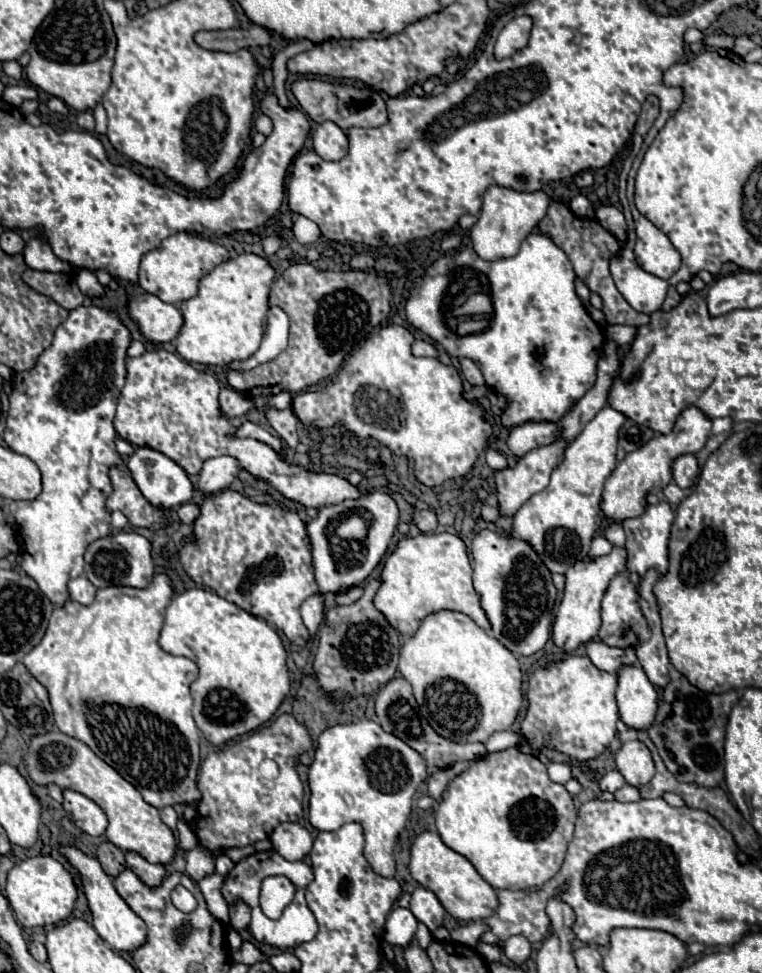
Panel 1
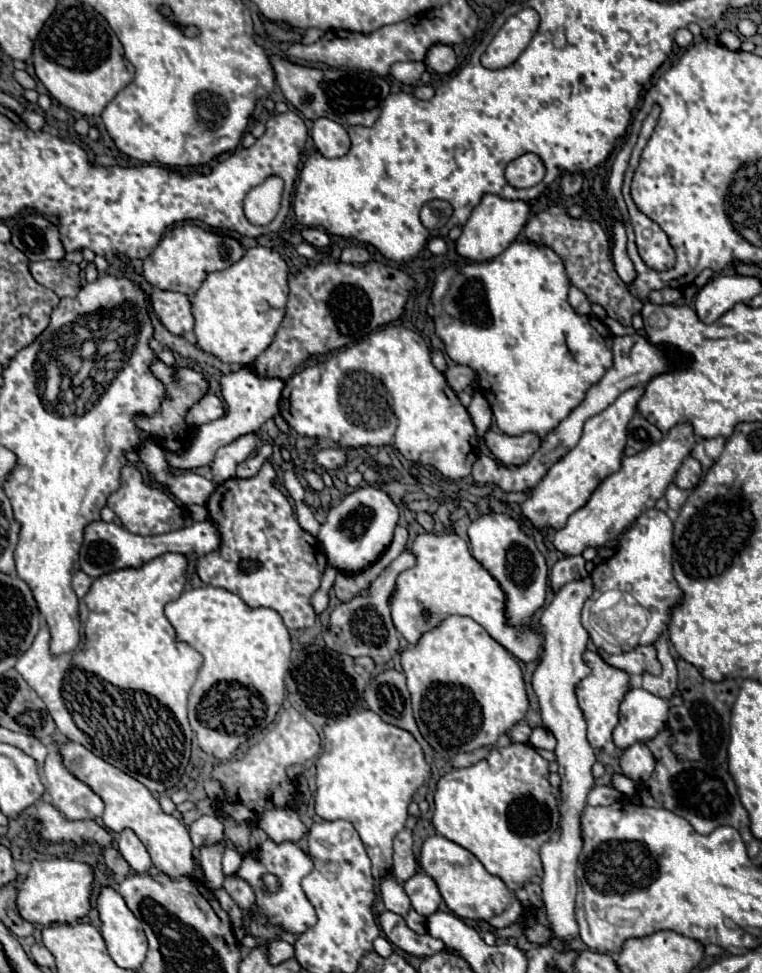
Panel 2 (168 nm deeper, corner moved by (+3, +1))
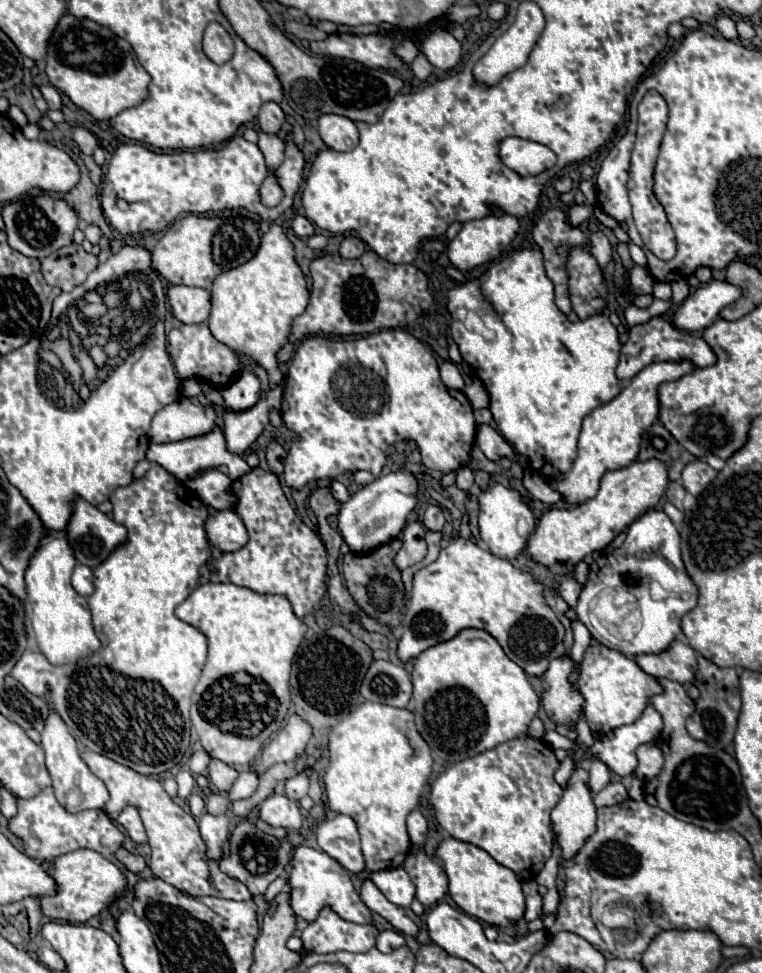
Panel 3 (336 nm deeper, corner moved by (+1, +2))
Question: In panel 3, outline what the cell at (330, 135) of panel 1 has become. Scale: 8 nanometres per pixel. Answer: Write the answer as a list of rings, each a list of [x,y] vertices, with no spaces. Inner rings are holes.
[[[323,114],[319,116],[319,136],[323,142],[339,152],[353,150],[359,144],[359,132],[353,120],[347,116],[337,116],[337,114]]]

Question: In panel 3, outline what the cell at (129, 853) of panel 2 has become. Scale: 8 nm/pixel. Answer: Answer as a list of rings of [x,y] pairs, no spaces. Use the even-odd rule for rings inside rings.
[[[125,806],[121,810],[121,814],[117,816],[117,822],[127,830],[127,834],[133,842],[145,844],[145,828],[143,828],[143,822],[141,822],[141,816],[139,816],[137,808]]]

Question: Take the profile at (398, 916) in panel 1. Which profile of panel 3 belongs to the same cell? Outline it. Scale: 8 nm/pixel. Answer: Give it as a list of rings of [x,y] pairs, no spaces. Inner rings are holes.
[[[399,866],[385,872],[373,872],[371,880],[385,894],[385,898],[401,908],[409,908],[415,898],[415,884],[409,880],[409,874]]]

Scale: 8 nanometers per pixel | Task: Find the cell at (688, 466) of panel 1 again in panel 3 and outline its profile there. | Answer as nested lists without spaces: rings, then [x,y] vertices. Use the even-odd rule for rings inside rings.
[[[695,460],[683,468],[683,486],[693,496],[699,496],[715,476],[717,476],[717,470],[713,470],[707,462]]]

